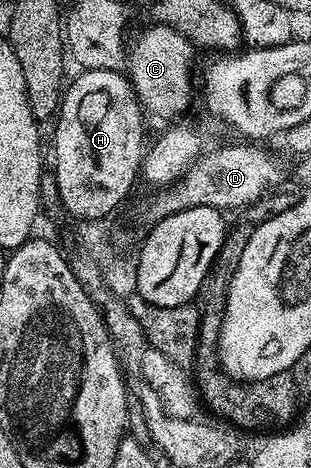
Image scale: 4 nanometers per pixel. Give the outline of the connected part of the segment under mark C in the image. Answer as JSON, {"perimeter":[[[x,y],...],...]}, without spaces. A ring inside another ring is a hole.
{"perimeter":[[[155,22],[154,27],[146,27],[128,47],[128,78],[134,86],[143,112],[159,115],[166,121],[174,121],[190,107],[194,95],[196,99],[196,83],[190,66],[194,63],[195,48],[175,27],[167,27],[165,23]]]}

